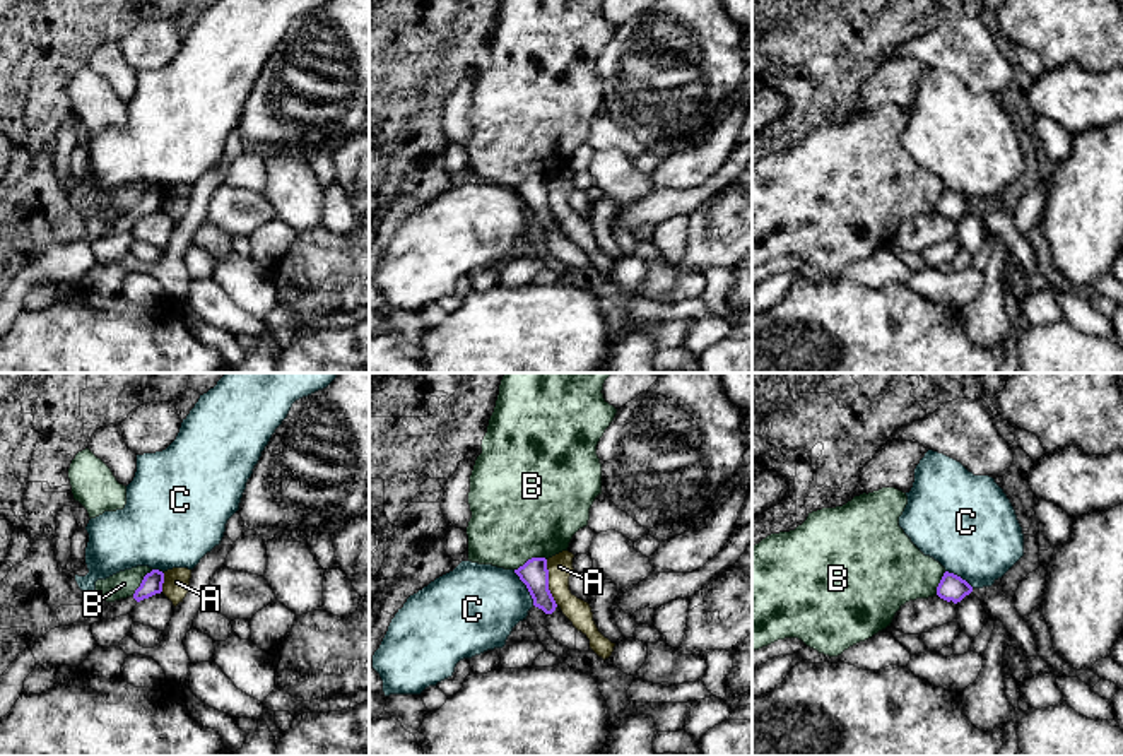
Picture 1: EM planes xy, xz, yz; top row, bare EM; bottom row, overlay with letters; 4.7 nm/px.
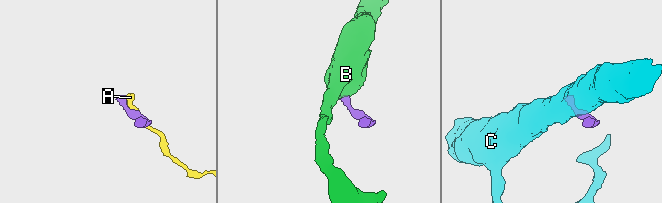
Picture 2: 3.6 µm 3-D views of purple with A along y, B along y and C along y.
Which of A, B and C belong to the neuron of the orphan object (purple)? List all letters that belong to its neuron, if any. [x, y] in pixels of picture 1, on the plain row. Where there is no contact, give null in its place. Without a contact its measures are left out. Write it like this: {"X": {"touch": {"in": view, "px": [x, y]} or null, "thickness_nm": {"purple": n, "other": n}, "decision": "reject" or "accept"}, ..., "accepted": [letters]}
{"A": {"touch": {"in": "xz", "px": [547, 199]}, "thickness_nm": {"purple": 140, "other": 120}, "decision": "reject"}, "B": {"touch": {"in": "xz", "px": [532, 175]}, "thickness_nm": {"purple": 140, "other": 500}, "decision": "reject"}, "C": {"touch": {"in": "xz", "px": [527, 204]}, "thickness_nm": {"purple": 140, "other": 400}, "decision": "reject"}, "accepted": []}

